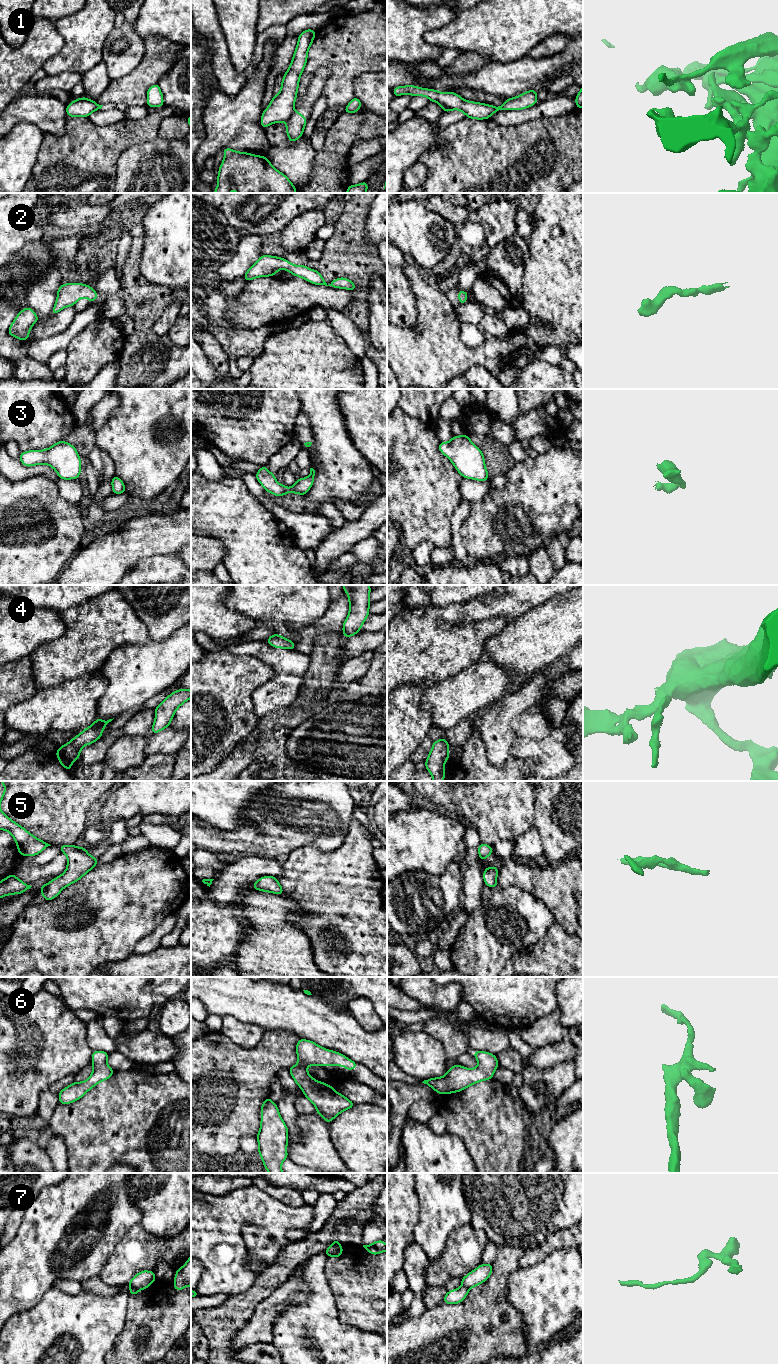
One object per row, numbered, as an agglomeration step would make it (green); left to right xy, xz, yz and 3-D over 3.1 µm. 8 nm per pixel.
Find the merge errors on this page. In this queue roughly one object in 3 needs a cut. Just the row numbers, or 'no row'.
1, 7

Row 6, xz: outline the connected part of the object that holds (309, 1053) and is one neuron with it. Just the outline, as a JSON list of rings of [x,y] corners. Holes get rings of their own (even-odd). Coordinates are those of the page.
[[[299,1039],[296,1045],[298,1063],[288,1071],[305,1097],[316,1108],[317,1113],[327,1122],[331,1122],[341,1112],[355,1106],[348,1098],[336,1092],[334,1087],[315,1080],[309,1075],[307,1067],[312,1066],[344,1066],[346,1070],[354,1070],[358,1064],[341,1053],[325,1049],[313,1041]]]

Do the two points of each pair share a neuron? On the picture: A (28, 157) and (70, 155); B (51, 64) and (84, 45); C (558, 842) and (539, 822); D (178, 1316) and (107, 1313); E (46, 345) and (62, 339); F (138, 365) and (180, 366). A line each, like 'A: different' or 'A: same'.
A: different
B: same
C: same
D: different
E: same
F: same

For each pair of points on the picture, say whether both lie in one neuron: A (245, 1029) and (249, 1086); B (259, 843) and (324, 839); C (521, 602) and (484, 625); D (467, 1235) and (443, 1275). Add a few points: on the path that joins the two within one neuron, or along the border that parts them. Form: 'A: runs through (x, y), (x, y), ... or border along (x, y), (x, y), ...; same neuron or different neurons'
A: border along (264, 1033), (250, 1048), (240, 1047), (226, 1036); different neurons
B: runs through (275, 839), (282, 837), (308, 837); same neuron
C: border along (508, 620), (503, 617), (488, 617), (475, 621); different neurons
D: runs through (465, 1245), (463, 1252), (450, 1265); same neuron

